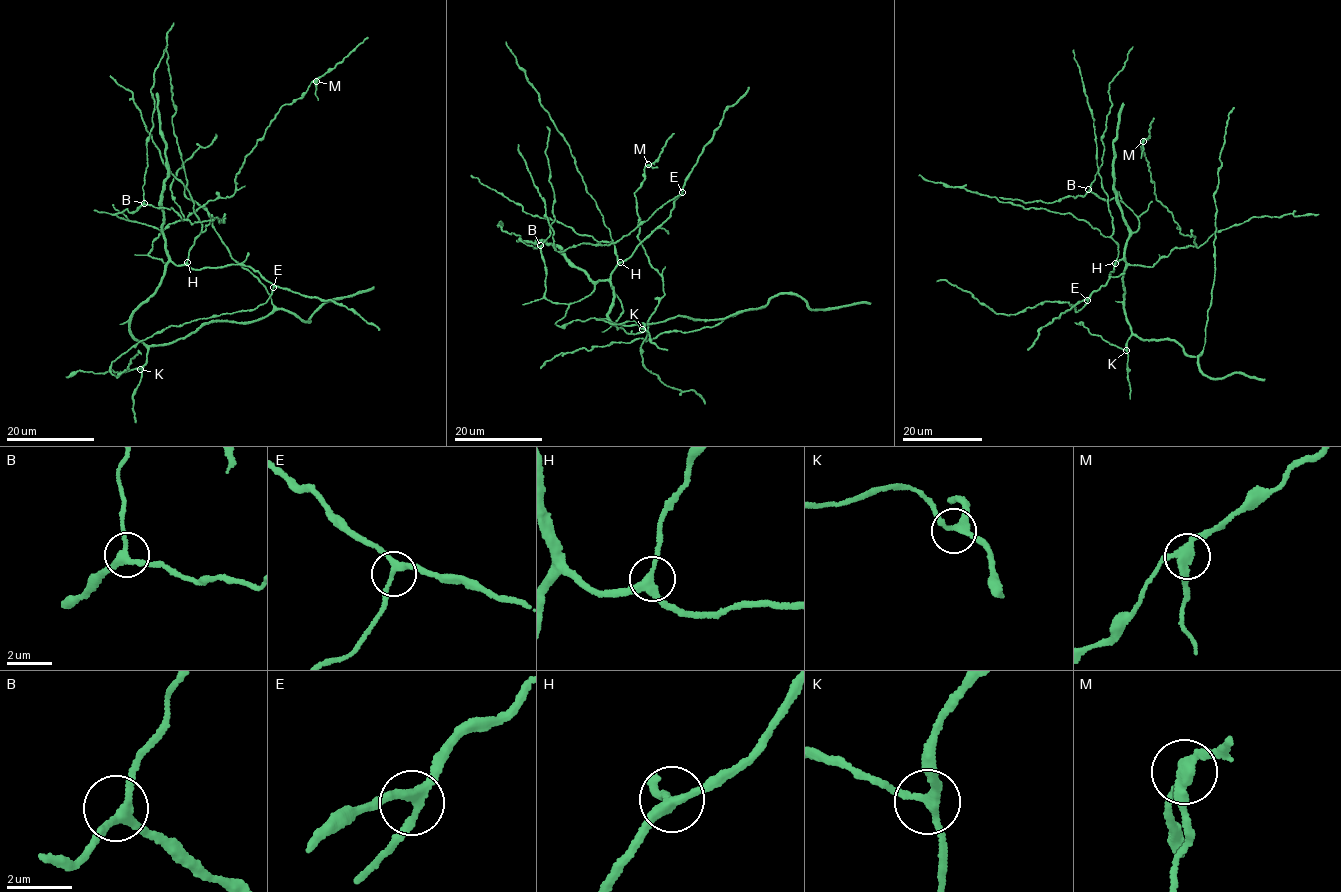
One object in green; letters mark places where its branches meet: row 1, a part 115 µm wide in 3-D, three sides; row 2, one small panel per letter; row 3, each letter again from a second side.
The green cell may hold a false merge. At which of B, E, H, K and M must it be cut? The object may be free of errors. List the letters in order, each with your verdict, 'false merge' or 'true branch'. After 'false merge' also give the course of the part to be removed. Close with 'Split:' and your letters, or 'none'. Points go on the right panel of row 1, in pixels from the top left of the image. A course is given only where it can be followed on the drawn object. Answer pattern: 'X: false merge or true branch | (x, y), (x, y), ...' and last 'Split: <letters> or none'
B: true branch
E: true branch
H: true branch
K: true branch
M: false merge | (1143, 141), (1141, 158)
Split: M

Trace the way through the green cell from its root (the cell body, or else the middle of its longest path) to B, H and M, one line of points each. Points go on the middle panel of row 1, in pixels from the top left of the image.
B: (608, 312), (614, 295), (605, 279), (599, 279), (590, 294), (573, 303), (552, 303), (546, 298), (540, 245)
H: (608, 312), (614, 295), (610, 273), (620, 262)
M: (608, 312), (612, 287), (623, 311), (617, 329), (646, 331), (664, 295), (638, 240), (634, 195), (648, 164)

